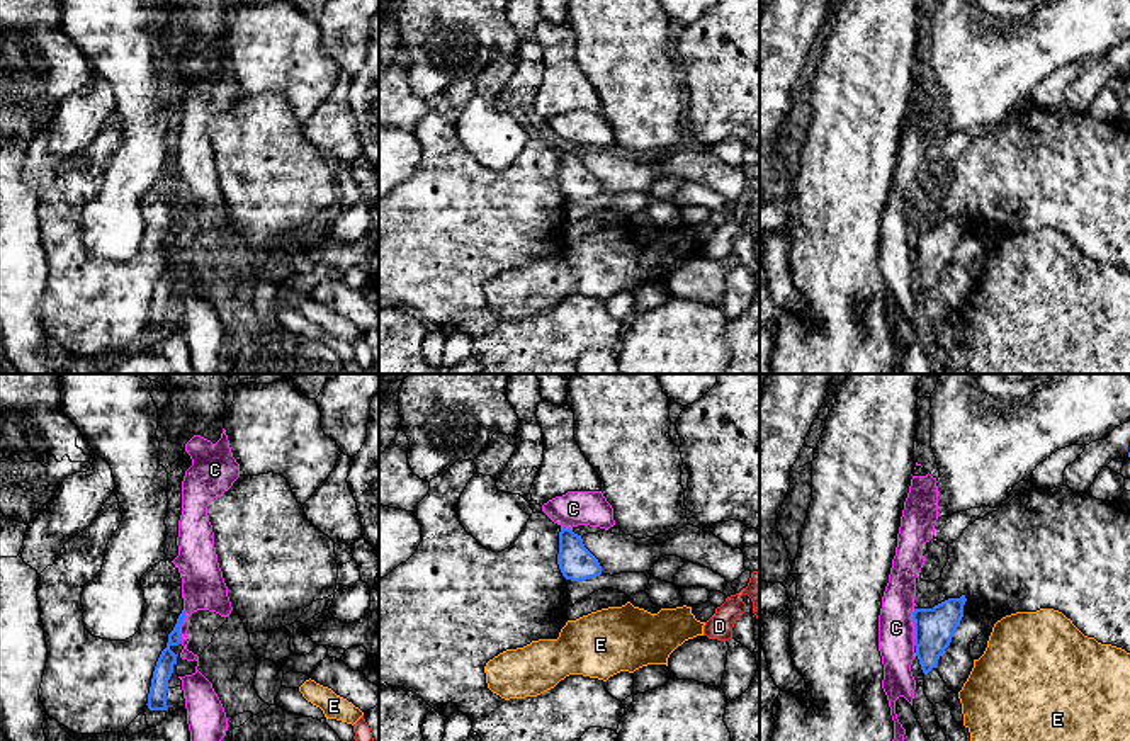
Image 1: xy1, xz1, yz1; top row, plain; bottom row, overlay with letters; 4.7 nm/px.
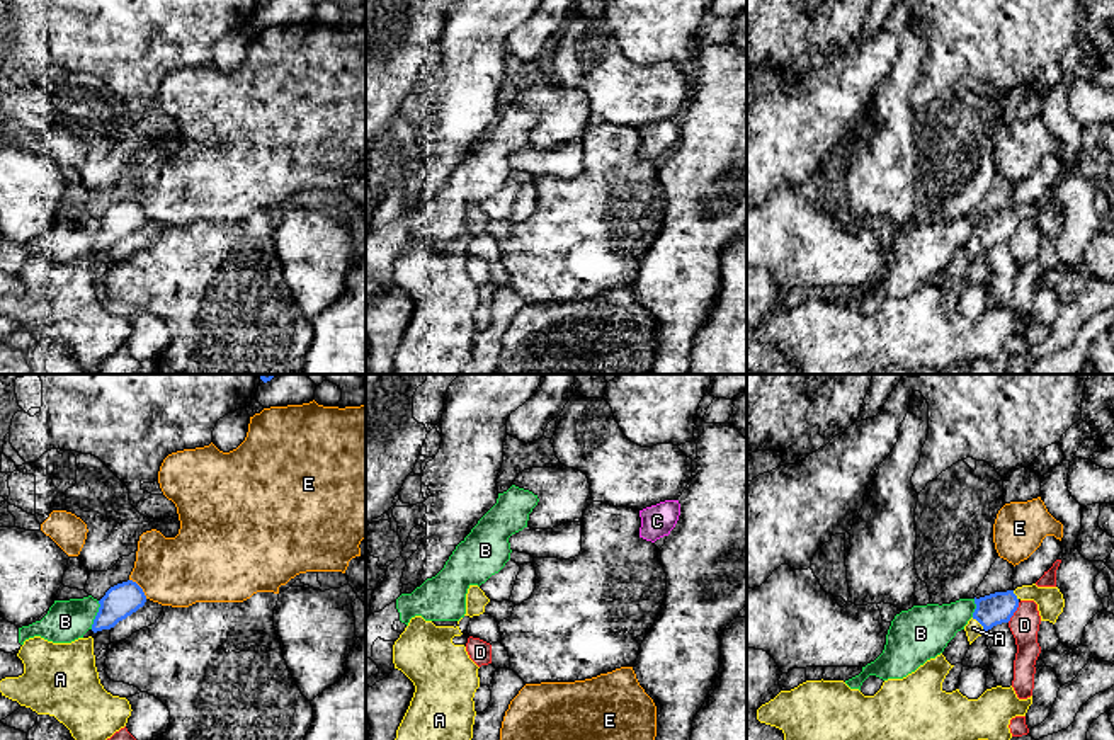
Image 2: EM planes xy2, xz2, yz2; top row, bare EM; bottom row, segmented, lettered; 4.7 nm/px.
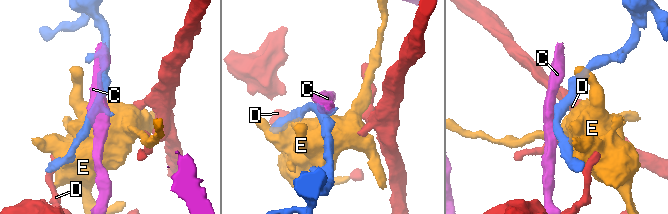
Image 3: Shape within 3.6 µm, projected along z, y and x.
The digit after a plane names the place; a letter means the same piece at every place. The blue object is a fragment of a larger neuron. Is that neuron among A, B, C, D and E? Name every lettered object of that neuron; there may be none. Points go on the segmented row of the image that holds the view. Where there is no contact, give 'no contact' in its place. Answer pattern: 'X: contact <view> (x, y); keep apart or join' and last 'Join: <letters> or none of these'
A: contact yz2 (978, 621); join
B: contact xy2 (97, 614); keep apart
C: contact yz1 (915, 627); keep apart
D: contact yz2 (1014, 611); keep apart
E: contact xy2 (140, 587); keep apart
Join: A

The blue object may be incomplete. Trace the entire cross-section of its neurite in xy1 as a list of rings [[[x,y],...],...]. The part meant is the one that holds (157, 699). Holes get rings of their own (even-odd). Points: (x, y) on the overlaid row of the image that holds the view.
[[[182,610],[173,631],[168,634],[167,648],[161,651],[156,661],[146,704],[150,710],[167,710],[168,680],[173,673],[173,666],[177,665],[177,654],[170,648],[182,644],[180,625],[184,624],[185,617],[187,615]]]

